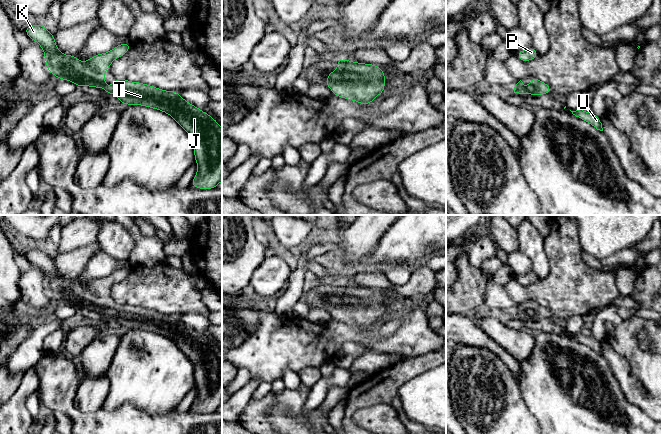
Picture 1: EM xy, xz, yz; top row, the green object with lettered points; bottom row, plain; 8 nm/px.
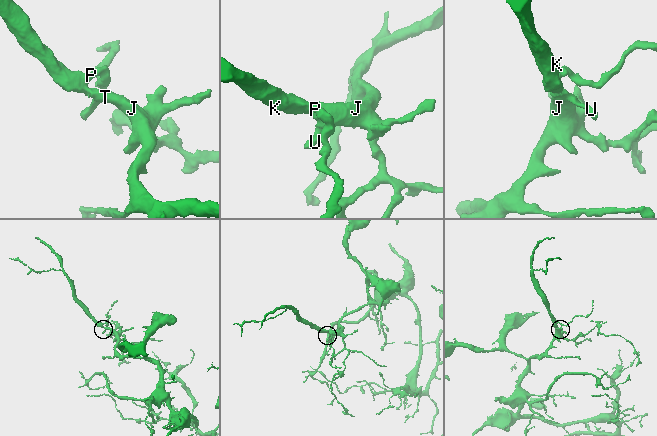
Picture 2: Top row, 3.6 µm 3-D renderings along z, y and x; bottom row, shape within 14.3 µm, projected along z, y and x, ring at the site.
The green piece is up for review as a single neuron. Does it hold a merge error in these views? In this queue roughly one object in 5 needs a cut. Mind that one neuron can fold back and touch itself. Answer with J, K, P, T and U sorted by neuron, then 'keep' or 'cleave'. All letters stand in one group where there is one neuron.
J K P T U; keep

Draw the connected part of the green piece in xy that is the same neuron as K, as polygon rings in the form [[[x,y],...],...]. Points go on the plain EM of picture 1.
[[[42,248],[24,251],[24,254],[29,263],[36,265],[44,275],[47,294],[50,298],[61,304],[68,304],[76,308],[77,311],[103,312],[107,320],[112,315],[120,327],[128,330],[146,330],[170,339],[194,365],[194,382],[197,386],[197,397],[192,404],[191,410],[197,413],[216,413],[217,409],[222,405],[222,352],[213,341],[187,326],[177,315],[161,314],[155,310],[122,302],[116,302],[111,310],[105,308],[105,295],[109,293],[114,284],[124,280],[129,275],[130,266],[119,268],[109,276],[96,278],[88,285],[79,285],[75,279],[65,279],[58,274],[54,257],[49,256]]]

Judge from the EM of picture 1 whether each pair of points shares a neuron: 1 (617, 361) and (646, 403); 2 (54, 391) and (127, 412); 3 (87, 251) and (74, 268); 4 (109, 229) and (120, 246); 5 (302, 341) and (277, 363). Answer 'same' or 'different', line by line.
1: same
2: same
3: same
4: same
5: same

